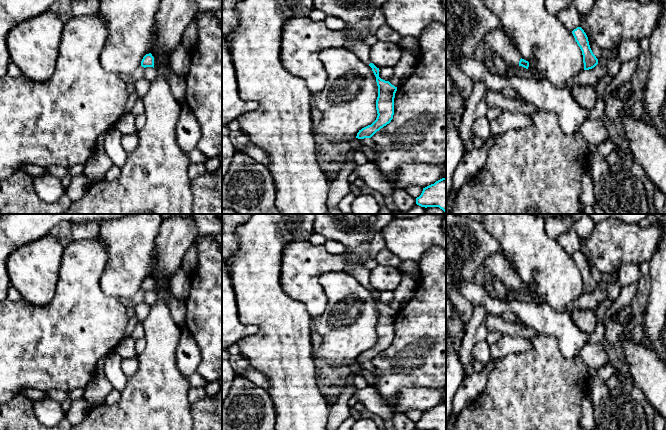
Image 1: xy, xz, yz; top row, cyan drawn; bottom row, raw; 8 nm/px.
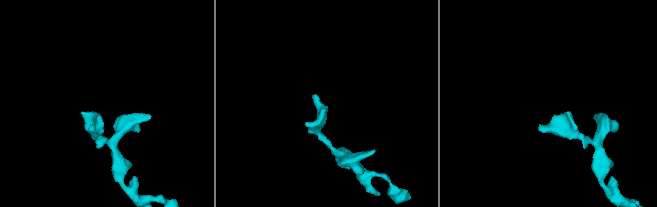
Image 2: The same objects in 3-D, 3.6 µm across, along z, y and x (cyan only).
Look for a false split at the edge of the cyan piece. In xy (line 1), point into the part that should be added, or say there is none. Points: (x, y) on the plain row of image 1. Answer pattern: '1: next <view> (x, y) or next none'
1: next none

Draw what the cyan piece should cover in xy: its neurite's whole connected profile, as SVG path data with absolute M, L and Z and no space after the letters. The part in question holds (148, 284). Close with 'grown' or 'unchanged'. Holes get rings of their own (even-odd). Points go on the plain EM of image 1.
M151 277L146 278L142 285L141 285L141 290L146 292L146 291L153 291L154 292L154 281L152 280Z; unchanged

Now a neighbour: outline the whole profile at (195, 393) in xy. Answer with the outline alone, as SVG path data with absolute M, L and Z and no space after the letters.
M190 387L188 391L188 400L191 404L203 399L206 396L206 392L203 387Z

